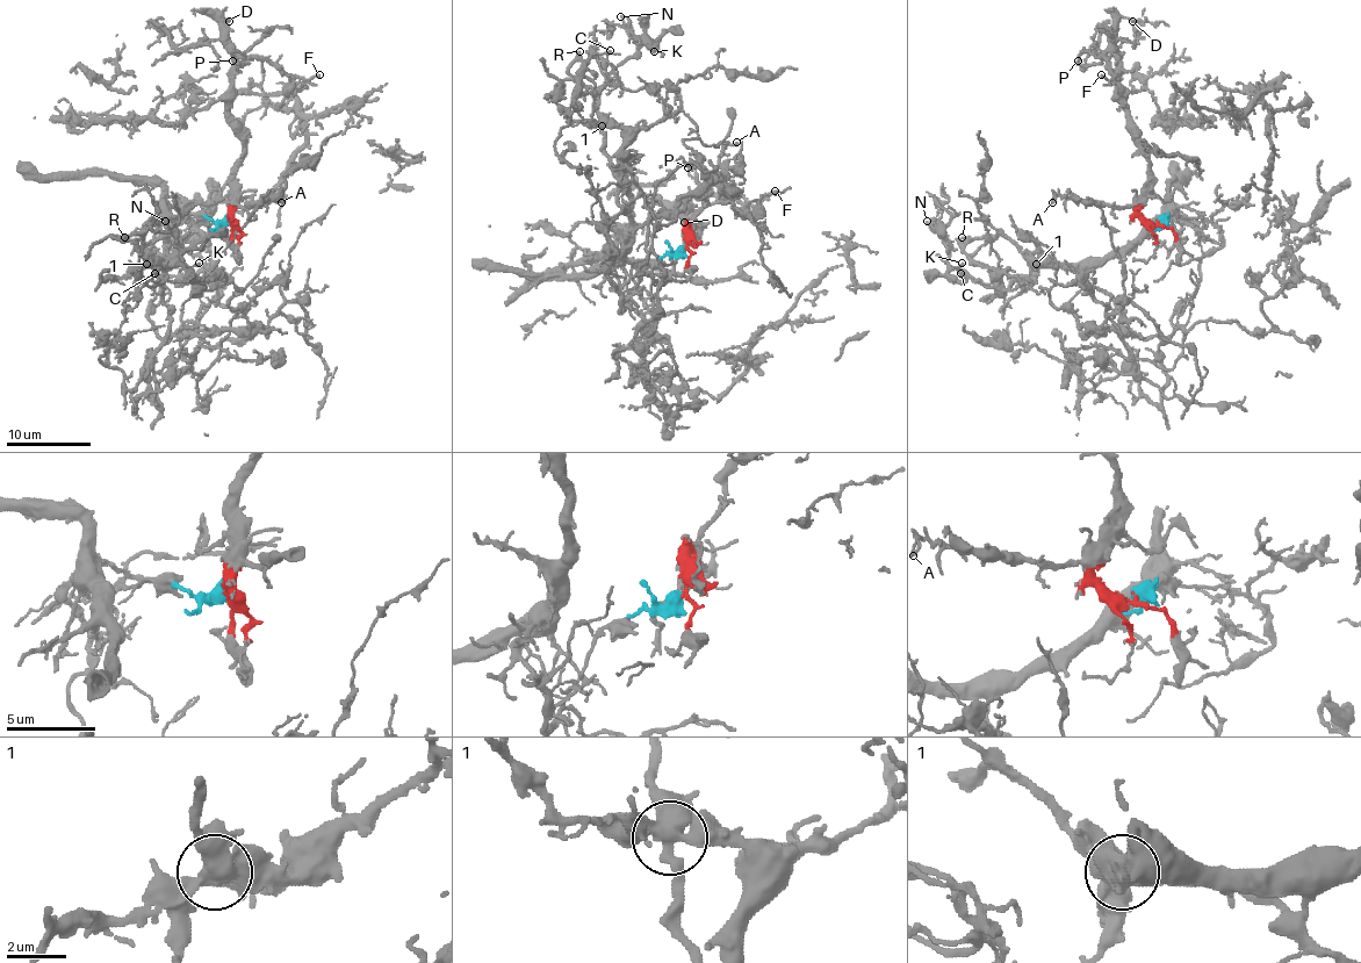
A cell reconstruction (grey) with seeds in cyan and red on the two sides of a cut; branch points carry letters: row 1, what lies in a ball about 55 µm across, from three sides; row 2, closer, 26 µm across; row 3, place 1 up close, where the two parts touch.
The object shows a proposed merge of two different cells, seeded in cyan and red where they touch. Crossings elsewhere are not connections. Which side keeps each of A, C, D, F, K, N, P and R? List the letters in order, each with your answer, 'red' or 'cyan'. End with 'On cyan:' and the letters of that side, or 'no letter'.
A: red
C: cyan
D: red
F: red
K: cyan
N: cyan
P: red
R: cyan
On cyan: C, K, N, R

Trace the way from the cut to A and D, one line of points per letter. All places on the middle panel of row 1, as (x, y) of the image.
A: (684, 248), (686, 227), (704, 203), (704, 191), (722, 170), (720, 156), (725, 146), (737, 143)
D: (684, 248), (686, 229), (693, 237), (697, 227), (684, 214), (689, 208), (681, 206), (676, 214), (684, 223)

